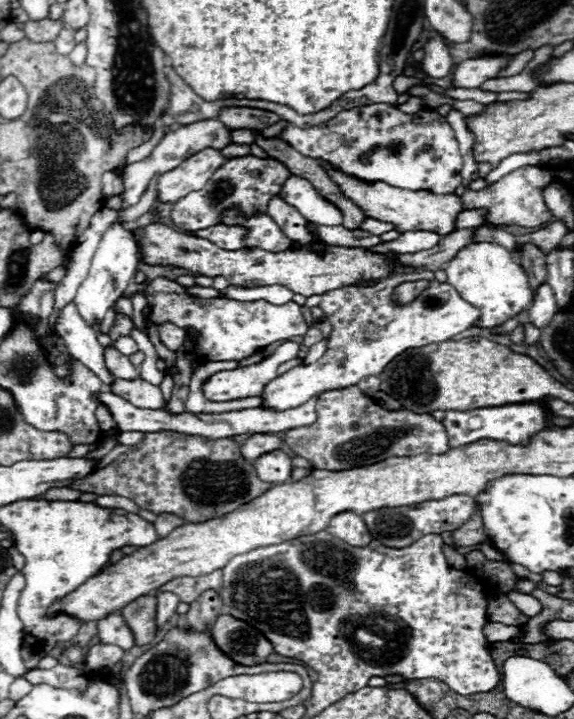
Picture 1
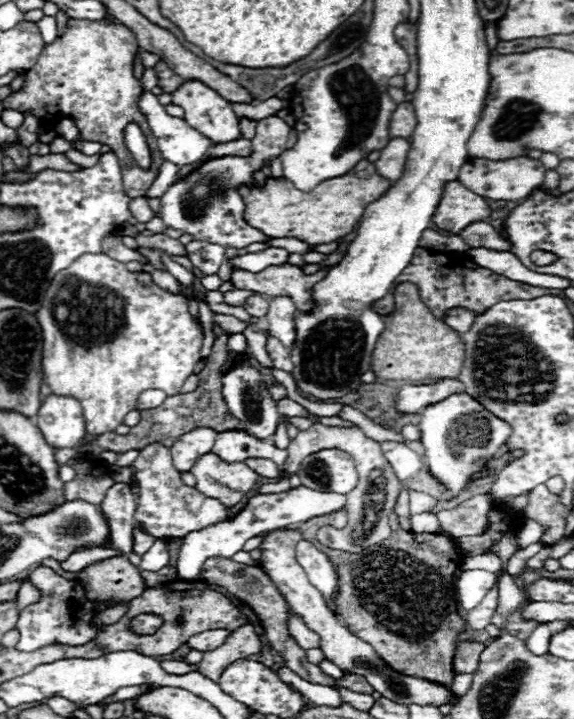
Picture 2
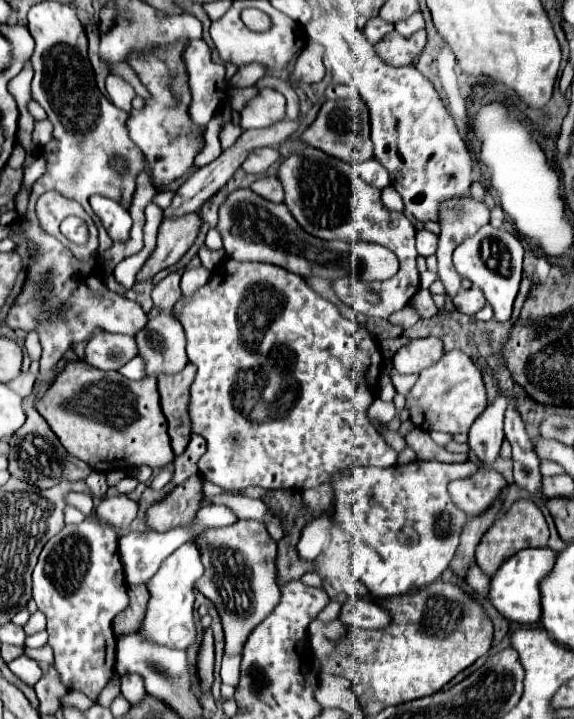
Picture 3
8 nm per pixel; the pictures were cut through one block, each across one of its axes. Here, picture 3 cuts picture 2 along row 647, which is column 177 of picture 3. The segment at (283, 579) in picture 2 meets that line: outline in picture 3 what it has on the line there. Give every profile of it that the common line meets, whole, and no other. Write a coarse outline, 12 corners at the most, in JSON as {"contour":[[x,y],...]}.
{"contour":[[160,310],[136,336],[146,374],[180,372],[186,334]]}

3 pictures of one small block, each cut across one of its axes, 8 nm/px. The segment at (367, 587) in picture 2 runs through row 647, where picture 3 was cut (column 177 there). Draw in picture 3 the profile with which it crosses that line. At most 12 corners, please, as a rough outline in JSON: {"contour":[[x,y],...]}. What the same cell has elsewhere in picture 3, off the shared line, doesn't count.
{"contour":[[196,366],[158,376],[160,406],[176,456],[192,434],[188,392]]}

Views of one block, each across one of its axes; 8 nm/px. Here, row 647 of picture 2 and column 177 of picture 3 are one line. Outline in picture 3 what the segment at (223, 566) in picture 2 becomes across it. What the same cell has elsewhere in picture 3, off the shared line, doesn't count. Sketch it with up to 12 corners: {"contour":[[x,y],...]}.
{"contour":[[172,272],[152,290],[154,306],[172,310],[180,292],[180,274]]}

